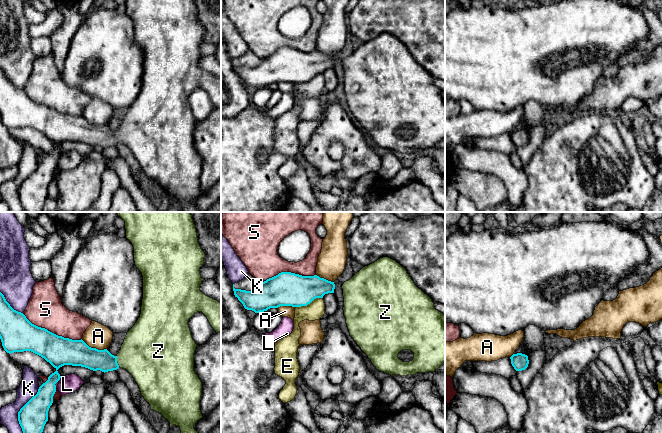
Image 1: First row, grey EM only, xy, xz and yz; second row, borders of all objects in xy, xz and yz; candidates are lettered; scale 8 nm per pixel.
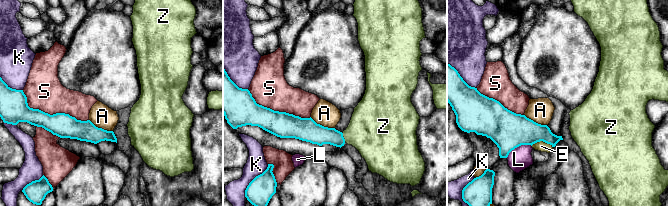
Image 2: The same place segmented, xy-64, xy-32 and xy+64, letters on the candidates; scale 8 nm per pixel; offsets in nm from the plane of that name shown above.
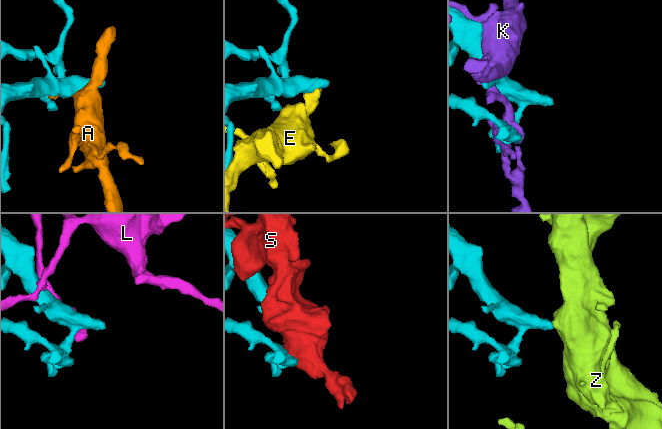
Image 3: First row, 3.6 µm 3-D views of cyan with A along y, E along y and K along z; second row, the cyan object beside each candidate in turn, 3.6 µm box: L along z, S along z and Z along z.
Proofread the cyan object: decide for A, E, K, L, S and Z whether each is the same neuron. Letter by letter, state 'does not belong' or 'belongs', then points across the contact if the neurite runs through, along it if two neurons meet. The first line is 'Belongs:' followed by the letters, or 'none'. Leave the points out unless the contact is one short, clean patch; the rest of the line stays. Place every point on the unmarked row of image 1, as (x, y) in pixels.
Belongs: Z
A: does not belong
E: does not belong
K: does not belong
L: does not belong
S: does not belong
Z: belongs | across xy (91, 134), (116, 137), (146, 129)

